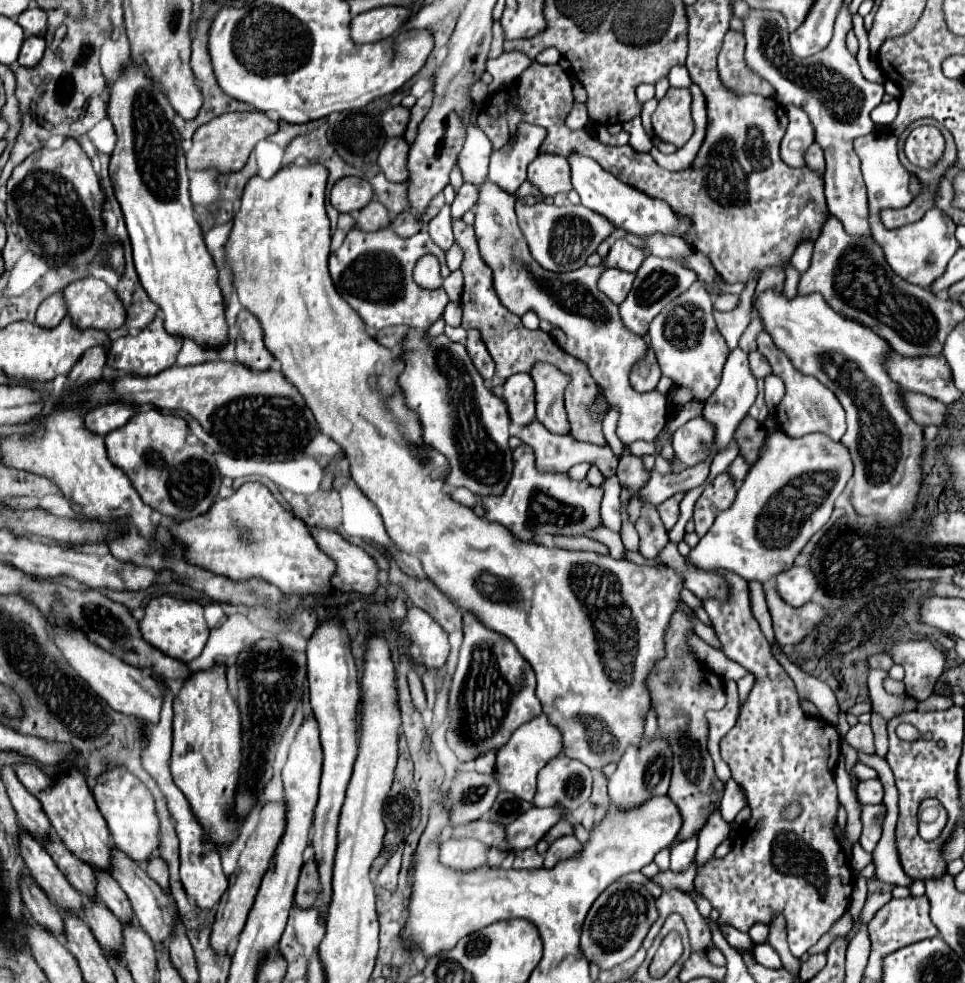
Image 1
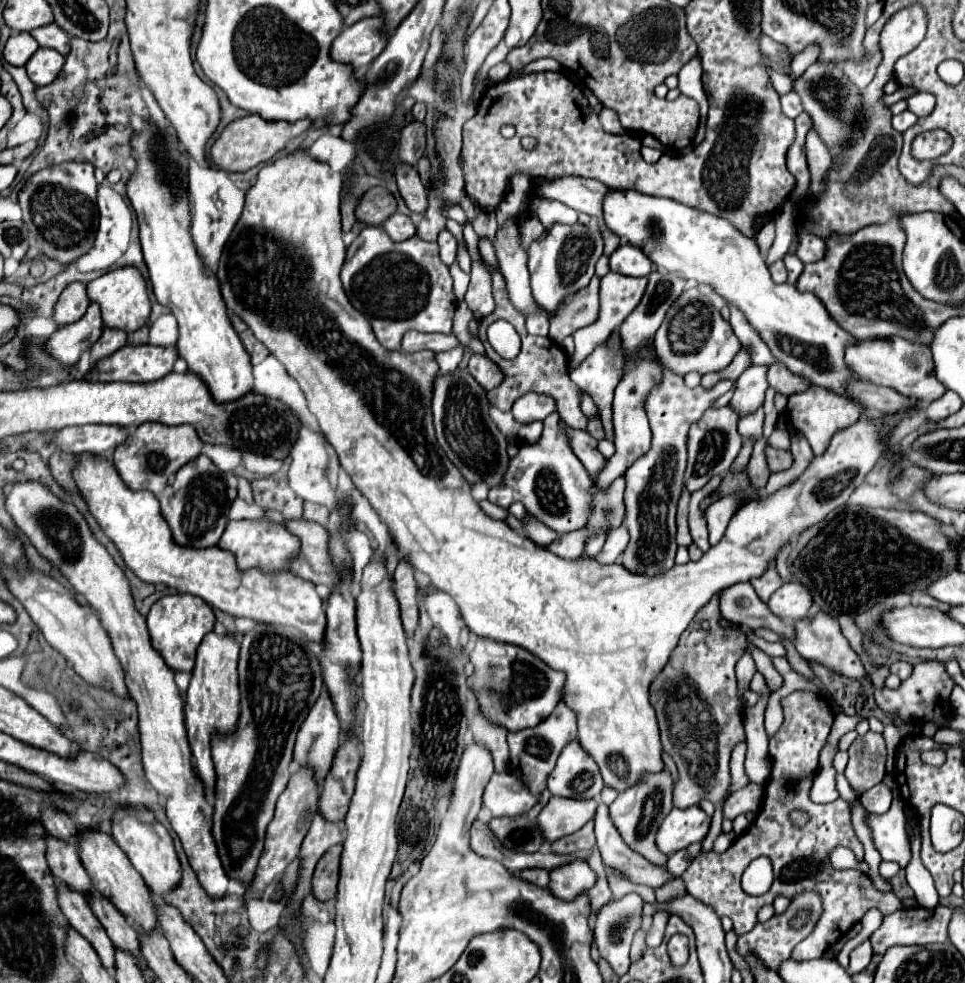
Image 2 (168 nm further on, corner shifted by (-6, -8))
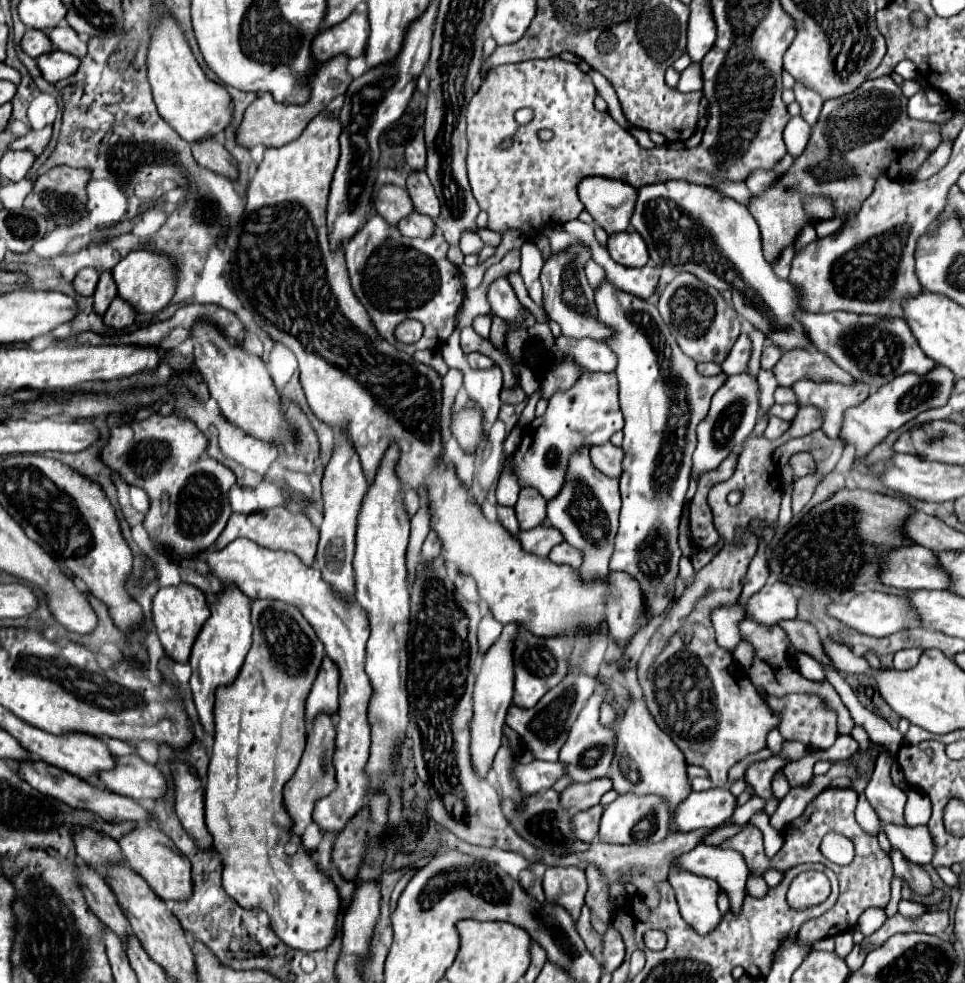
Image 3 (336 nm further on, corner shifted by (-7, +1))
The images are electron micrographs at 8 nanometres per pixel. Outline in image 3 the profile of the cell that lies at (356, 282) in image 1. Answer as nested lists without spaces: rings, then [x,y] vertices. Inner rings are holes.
[[[374,215],[370,221],[366,221],[358,237],[352,237],[344,247],[354,295],[368,311],[370,321],[380,337],[400,351],[414,353],[418,349],[440,347],[456,329],[456,313],[464,299],[464,285],[458,267],[446,257],[448,247],[450,245],[440,233],[430,239],[404,237],[380,215]],[[404,319],[416,319],[424,325],[424,335],[414,345],[402,345],[394,337],[396,325]]]

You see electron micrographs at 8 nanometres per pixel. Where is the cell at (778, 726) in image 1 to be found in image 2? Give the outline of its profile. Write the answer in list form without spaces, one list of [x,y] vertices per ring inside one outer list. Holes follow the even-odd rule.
[[[793,692],[781,698],[783,708],[783,724],[775,736],[769,738],[769,754],[771,754],[771,774],[765,784],[763,806],[757,812],[751,828],[741,834],[733,846],[725,854],[699,854],[693,864],[685,870],[683,880],[687,892],[711,906],[719,918],[729,916],[733,920],[733,932],[747,934],[757,924],[757,912],[763,906],[773,904],[775,896],[793,898],[801,892],[819,892],[823,900],[823,914],[815,924],[813,932],[795,946],[792,959],[795,961],[812,960],[822,957],[823,953],[835,944],[841,934],[845,934],[853,924],[857,924],[869,908],[877,908],[881,912],[893,912],[901,908],[899,898],[889,892],[881,894],[873,888],[867,874],[859,870],[835,870],[831,866],[829,854],[835,846],[849,846],[863,858],[863,844],[855,836],[851,826],[851,810],[845,800],[835,800],[831,804],[815,804],[809,798],[809,788],[819,770],[819,754],[827,744],[831,726],[833,726],[833,710],[829,702],[821,696],[813,696],[807,692]],[[801,808],[809,810],[809,824],[803,828],[795,828],[789,820],[789,812]],[[767,856],[775,870],[775,882],[769,892],[761,896],[749,896],[741,890],[741,874],[751,864],[751,860]]]

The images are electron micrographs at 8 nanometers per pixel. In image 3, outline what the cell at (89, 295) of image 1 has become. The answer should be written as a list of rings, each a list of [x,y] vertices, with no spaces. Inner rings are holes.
[[[146,249],[132,251],[112,269],[112,275],[118,285],[118,295],[122,299],[130,299],[130,305],[134,305],[138,313],[158,313],[170,303],[176,293],[178,267],[164,253],[154,253]]]

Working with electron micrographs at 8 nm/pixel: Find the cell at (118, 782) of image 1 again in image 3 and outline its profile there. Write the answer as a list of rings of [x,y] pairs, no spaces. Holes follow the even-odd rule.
[[[134,829],[132,833],[128,833],[128,837],[120,839],[118,843],[128,861],[128,867],[138,873],[162,901],[186,901],[192,895],[190,861],[174,847],[170,837],[166,837],[162,831]]]

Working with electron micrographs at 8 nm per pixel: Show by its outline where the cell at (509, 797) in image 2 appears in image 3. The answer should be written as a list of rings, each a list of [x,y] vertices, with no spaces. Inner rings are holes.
[[[536,759],[528,765],[518,763],[514,769],[514,775],[520,781],[522,793],[532,795],[532,793],[550,789],[558,779],[562,779],[566,775],[566,763],[542,761],[542,759]]]

